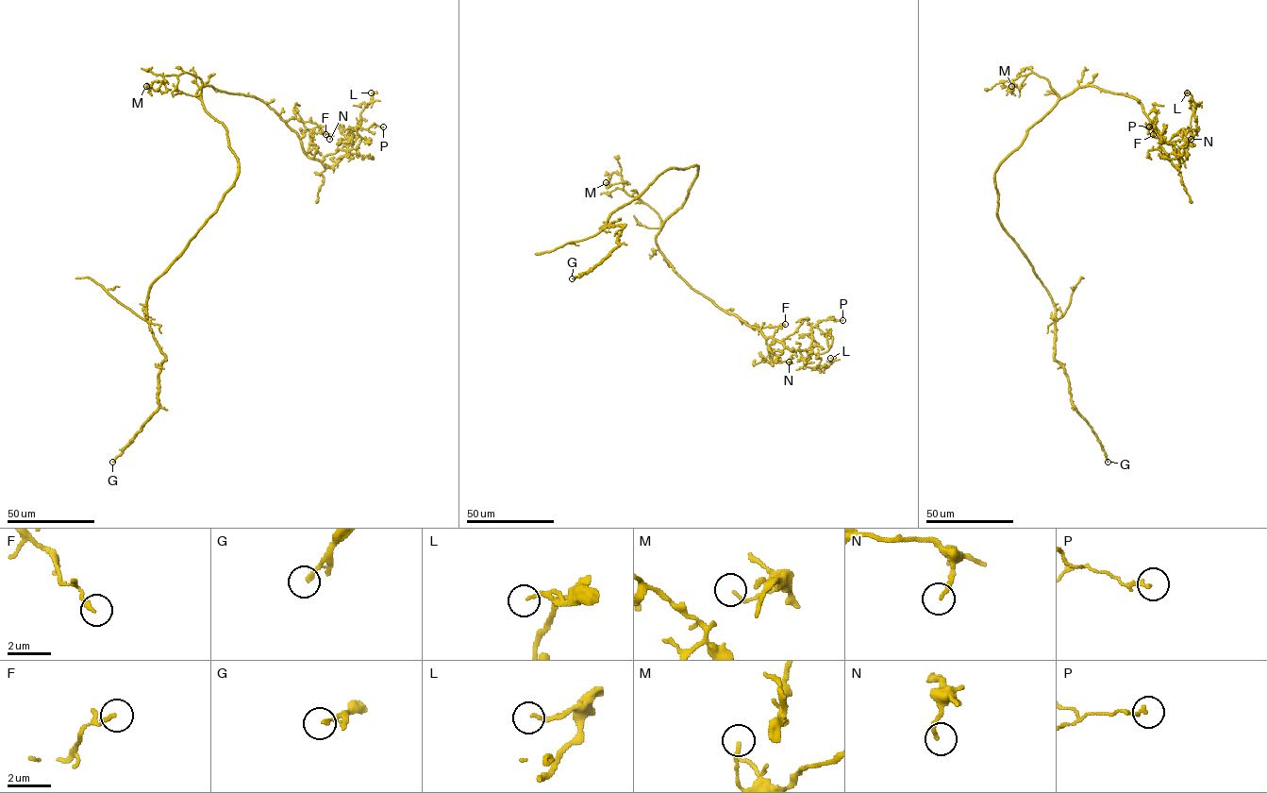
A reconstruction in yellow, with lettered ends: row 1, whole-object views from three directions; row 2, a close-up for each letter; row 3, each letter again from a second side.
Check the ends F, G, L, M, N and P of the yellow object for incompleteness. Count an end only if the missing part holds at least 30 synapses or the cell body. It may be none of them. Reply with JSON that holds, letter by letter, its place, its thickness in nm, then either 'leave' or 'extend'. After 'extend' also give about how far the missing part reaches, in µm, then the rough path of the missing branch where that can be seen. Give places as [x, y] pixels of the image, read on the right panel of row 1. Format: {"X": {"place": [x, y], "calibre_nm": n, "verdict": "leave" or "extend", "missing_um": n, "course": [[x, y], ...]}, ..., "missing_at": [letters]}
{"F": {"place": [1153, 134], "calibre_nm": 170, "verdict": "leave"}, "G": {"place": [1108, 462], "calibre_nm": 160, "verdict": "extend", "missing_um": 90}, "L": {"place": [1187, 92], "calibre_nm": 140, "verdict": "leave"}, "M": {"place": [1011, 86], "calibre_nm": 150, "verdict": "leave"}, "N": {"place": [1191, 139], "calibre_nm": 160, "verdict": "leave"}, "P": {"place": [1149, 126], "calibre_nm": 150, "verdict": "leave"}, "missing_at": ["G"]}

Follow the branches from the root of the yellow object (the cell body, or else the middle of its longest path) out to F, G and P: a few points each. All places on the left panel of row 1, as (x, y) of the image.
F: (229, 147), (225, 126), (196, 95), (200, 88), (255, 96), (283, 120), (315, 123), (325, 134)
G: (229, 147), (238, 161), (234, 184), (150, 289), (146, 319), (165, 356), (158, 375), (158, 408), (112, 462)
P: (229, 147), (225, 126), (196, 95), (200, 88), (263, 101), (325, 167), (351, 148), (353, 129), (383, 126)

